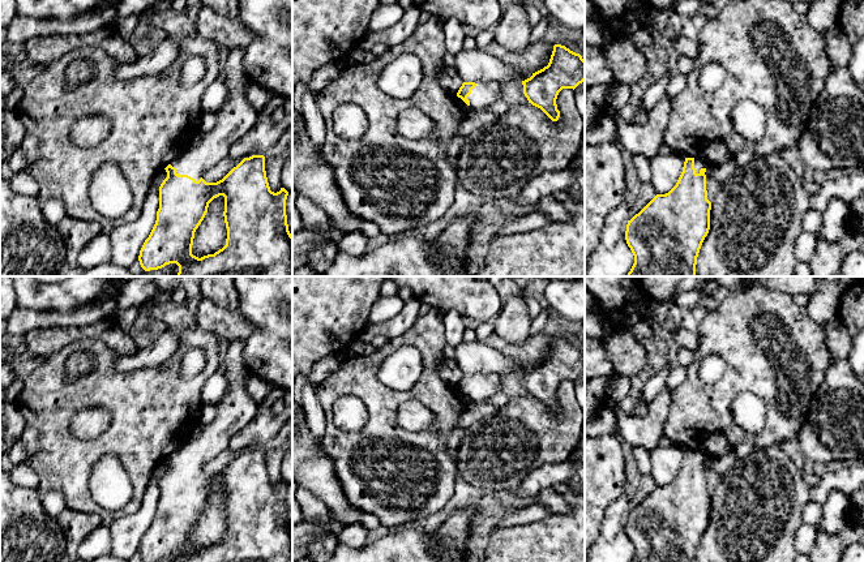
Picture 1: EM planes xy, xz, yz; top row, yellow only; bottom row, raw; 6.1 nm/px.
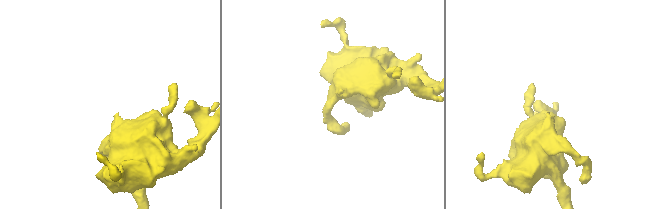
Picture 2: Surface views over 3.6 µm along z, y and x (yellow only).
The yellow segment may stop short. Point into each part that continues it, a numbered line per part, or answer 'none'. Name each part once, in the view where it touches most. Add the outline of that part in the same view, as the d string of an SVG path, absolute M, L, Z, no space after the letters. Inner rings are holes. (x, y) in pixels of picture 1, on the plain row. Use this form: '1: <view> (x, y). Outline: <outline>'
1: xy (235, 408). Outline: M235 339L228 343L224 356L226 394L215 403L215 419L202 426L198 436L193 436L171 458L176 466L188 467L198 473L204 466L223 450L230 439L243 429L256 415L257 402L247 392L247 378L251 376L244 360L245 340Z

